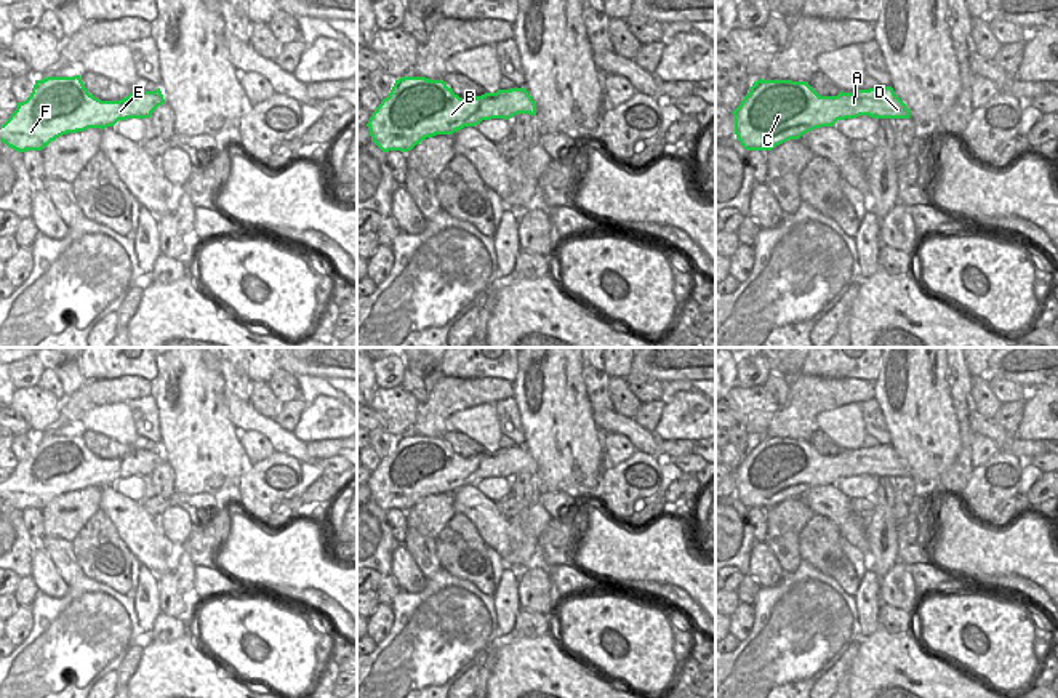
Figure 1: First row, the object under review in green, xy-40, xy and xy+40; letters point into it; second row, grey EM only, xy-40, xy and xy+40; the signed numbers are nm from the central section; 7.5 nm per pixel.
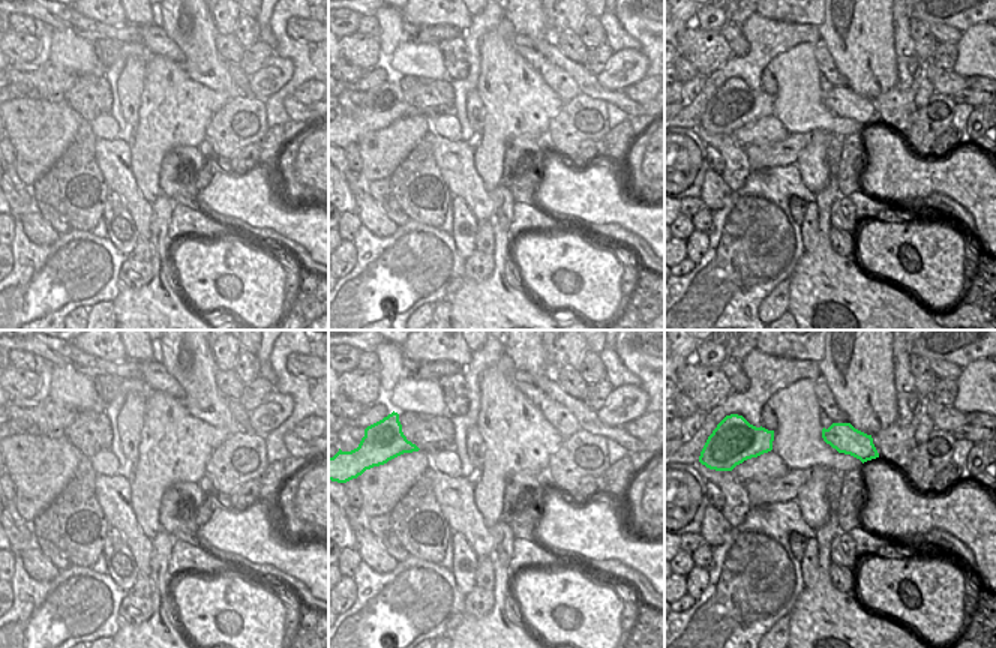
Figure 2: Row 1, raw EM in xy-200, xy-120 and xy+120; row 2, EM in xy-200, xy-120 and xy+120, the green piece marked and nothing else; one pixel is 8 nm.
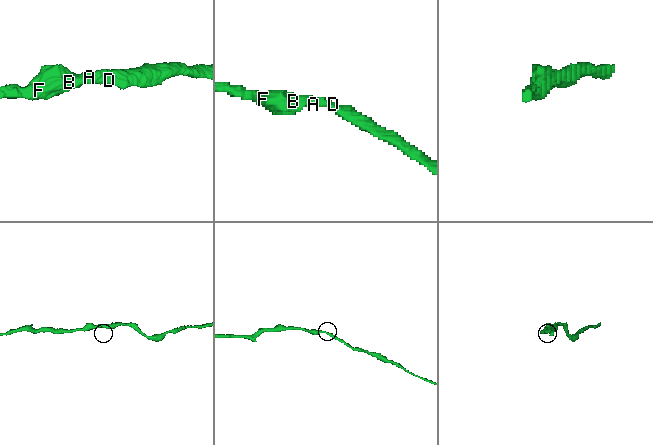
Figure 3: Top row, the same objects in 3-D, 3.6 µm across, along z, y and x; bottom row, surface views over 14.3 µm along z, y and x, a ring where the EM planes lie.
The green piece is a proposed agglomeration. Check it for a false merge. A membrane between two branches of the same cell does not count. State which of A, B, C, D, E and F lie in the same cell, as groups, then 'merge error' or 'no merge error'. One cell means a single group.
A B C D E F | no merge error

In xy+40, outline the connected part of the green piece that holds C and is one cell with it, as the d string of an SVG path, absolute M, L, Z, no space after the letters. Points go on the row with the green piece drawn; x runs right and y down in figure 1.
M762 78L731 114L735 134L746 150L771 150L815 128L860 115L909 118L909 109L892 86L820 96L808 82Z

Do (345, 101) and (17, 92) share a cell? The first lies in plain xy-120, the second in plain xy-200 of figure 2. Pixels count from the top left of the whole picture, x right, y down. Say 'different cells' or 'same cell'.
different cells

